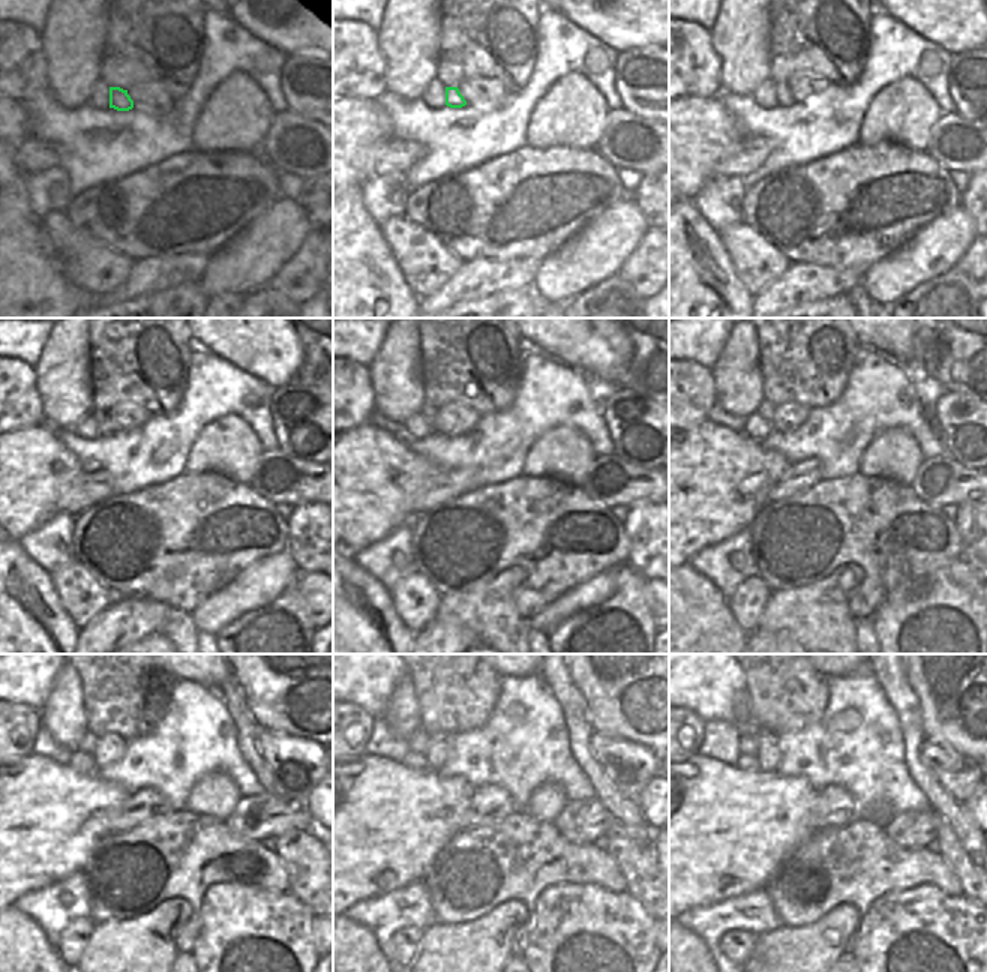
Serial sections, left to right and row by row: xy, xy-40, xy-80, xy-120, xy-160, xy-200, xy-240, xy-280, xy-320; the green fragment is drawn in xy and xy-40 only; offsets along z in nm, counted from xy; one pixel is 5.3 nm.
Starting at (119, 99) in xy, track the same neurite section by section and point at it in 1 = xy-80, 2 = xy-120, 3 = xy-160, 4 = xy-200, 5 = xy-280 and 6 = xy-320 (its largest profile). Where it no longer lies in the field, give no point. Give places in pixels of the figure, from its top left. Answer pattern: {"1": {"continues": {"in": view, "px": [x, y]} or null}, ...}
{"1": {"continues": {"in": "xy-80", "px": [783, 95]}}, "2": {"continues": {"in": "xy-120", "px": [104, 422]}}, "3": {"continues": {"in": "xy-160", "px": [428, 411]}}, "4": {"continues": {"in": "xy-200", "px": [765, 410]}}, "5": {"continues": {"in": "xy-280", "px": [419, 743]}}, "6": {"continues": {"in": "xy-320", "px": [749, 740]}}}

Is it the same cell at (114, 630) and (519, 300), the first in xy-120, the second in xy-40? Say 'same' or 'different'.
different

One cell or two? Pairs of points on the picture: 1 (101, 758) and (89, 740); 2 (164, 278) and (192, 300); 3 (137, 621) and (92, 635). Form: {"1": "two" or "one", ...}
{"1": "two", "2": "two", "3": "one"}

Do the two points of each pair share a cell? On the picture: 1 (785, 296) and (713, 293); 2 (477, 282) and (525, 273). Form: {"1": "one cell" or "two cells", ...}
{"1": "two cells", "2": "one cell"}

